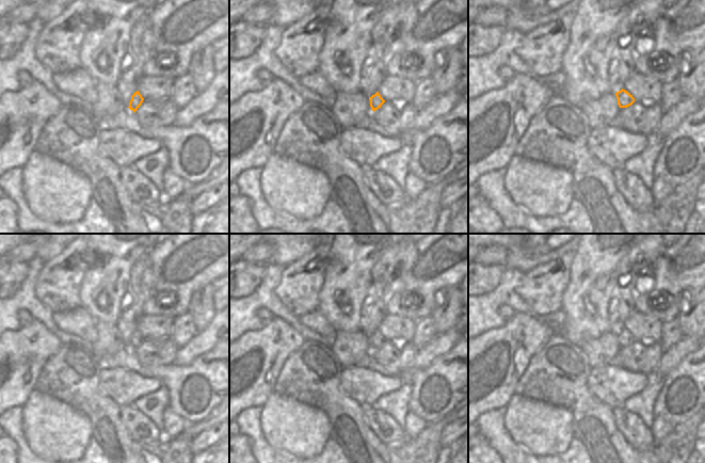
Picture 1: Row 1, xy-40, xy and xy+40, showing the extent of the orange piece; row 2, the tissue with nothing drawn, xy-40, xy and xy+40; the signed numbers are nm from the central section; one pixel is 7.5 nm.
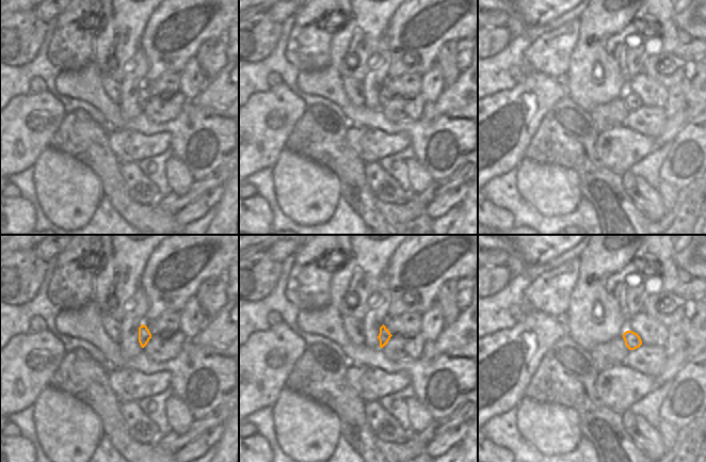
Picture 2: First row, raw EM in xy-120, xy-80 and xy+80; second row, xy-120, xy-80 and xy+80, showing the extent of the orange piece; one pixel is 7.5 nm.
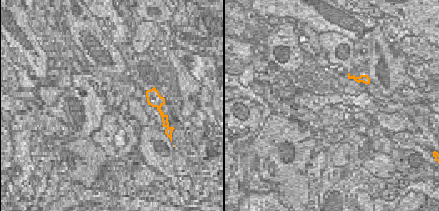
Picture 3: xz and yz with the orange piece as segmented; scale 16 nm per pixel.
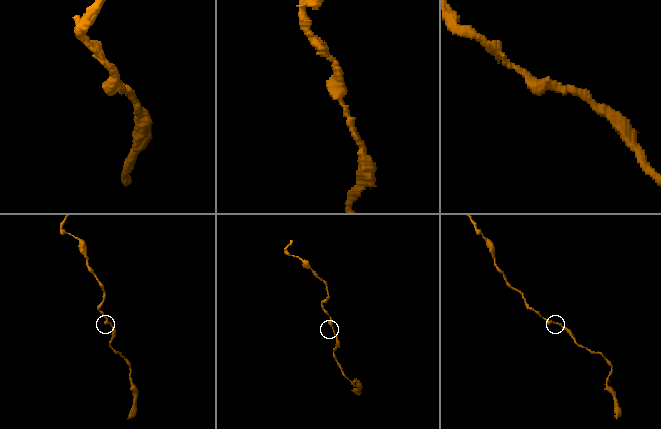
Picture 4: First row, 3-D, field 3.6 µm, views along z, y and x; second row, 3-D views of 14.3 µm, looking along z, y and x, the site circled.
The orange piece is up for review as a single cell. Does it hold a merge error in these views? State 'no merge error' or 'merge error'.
no merge error

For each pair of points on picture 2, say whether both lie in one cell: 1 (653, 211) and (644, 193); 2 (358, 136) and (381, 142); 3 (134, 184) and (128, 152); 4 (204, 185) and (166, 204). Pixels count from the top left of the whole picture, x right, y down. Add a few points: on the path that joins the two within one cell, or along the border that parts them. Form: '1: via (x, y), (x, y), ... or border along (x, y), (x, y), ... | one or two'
1: via (653, 207), (646, 197) | one
2: via (364, 141), (375, 142) | one
3: border along (122, 161), (135, 162) | two
4: via (194, 191), (185, 200), (176, 202) | one

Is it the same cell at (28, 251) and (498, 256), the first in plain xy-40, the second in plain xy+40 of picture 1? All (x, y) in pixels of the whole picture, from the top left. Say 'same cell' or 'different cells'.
same cell

